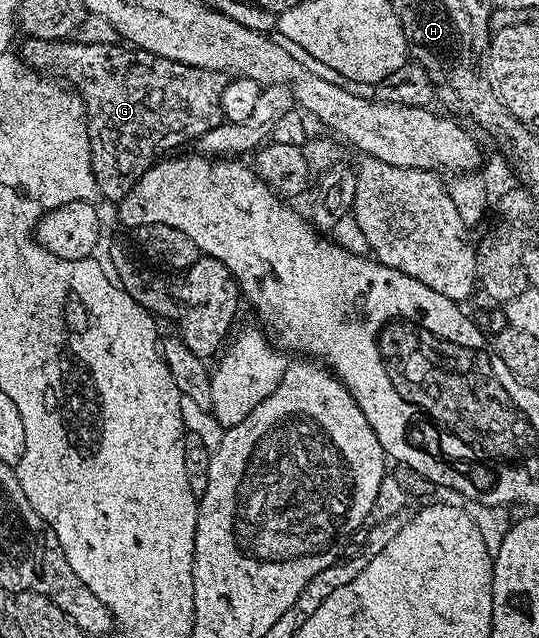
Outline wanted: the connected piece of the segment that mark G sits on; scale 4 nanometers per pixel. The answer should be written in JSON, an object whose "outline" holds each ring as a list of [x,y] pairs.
{"outline":[[[31,37],[23,41],[25,43],[18,48],[18,54],[29,67],[49,77],[59,77],[67,81],[85,99],[92,168],[103,198],[113,201],[124,199],[126,193],[134,189],[142,173],[146,173],[161,157],[167,156],[171,147],[180,147],[187,139],[199,140],[203,132],[225,122],[220,104],[226,84],[225,72],[198,69],[194,65],[170,61],[166,57],[158,57],[131,45],[115,47],[112,43],[72,43],[76,41]]]}

